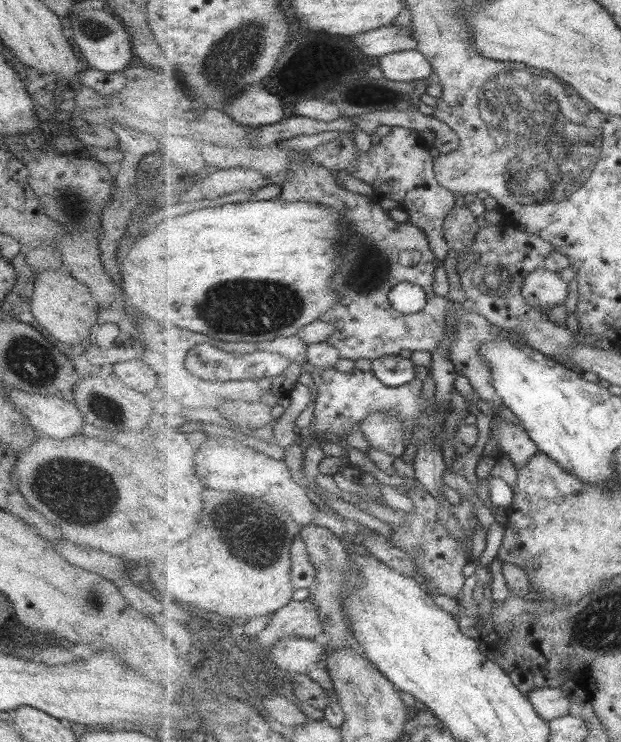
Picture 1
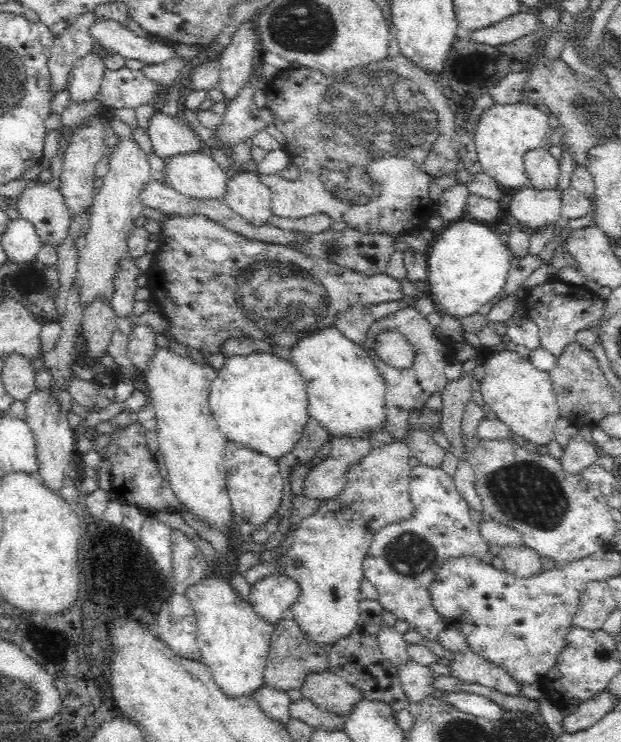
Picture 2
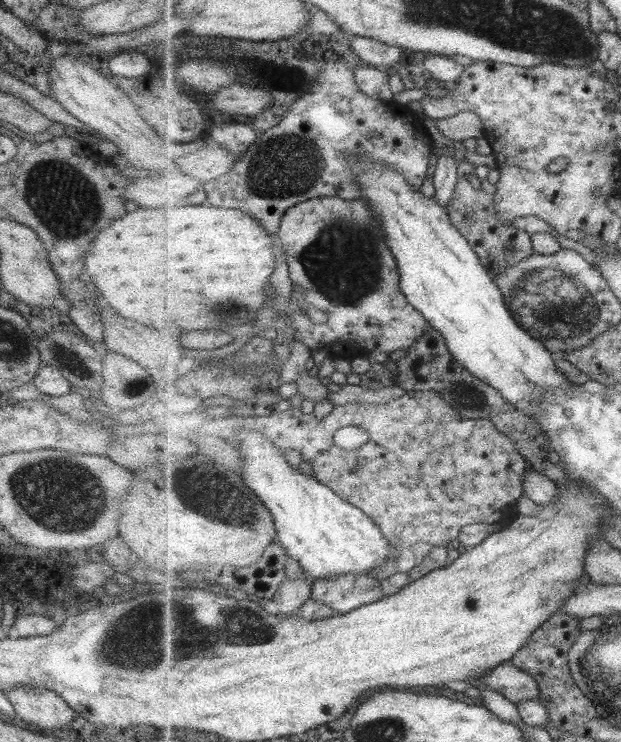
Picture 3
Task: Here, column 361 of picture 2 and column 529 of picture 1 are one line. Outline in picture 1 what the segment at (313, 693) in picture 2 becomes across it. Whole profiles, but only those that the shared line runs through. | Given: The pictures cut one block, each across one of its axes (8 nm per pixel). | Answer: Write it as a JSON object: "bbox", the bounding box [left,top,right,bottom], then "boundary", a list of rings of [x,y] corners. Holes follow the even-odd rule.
{"bbox":[527,687,571,722],"boundary":[[[541,687],[529,691],[527,696],[534,703],[535,710],[547,722],[553,719],[571,714],[571,700],[562,688]]]}

